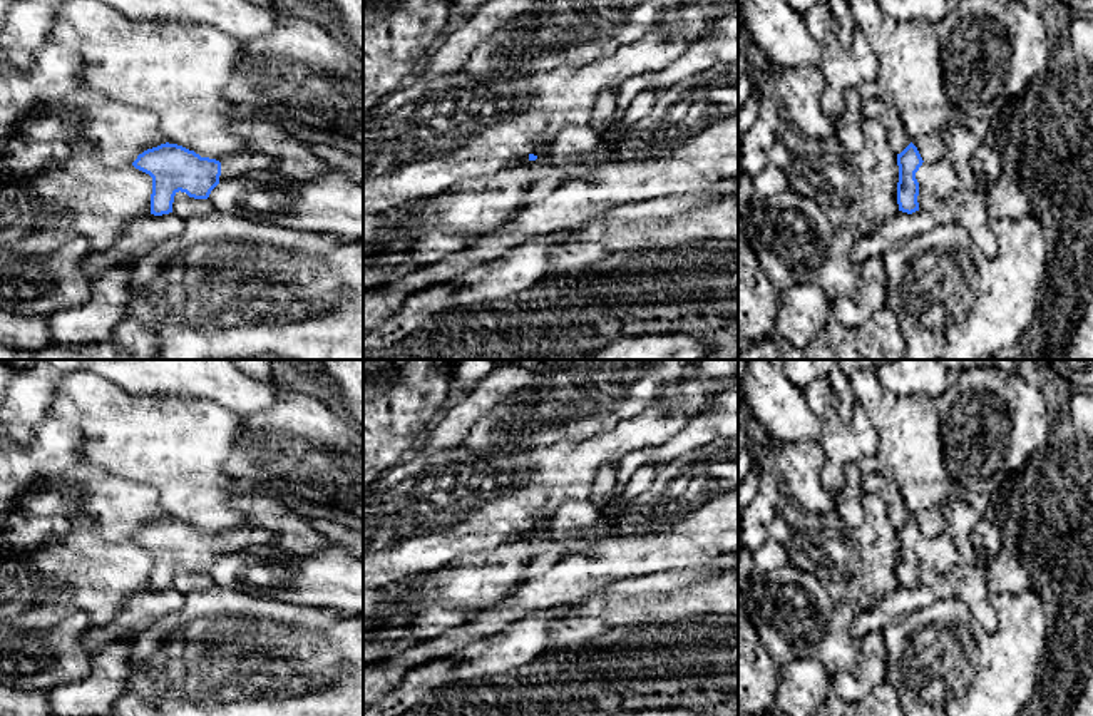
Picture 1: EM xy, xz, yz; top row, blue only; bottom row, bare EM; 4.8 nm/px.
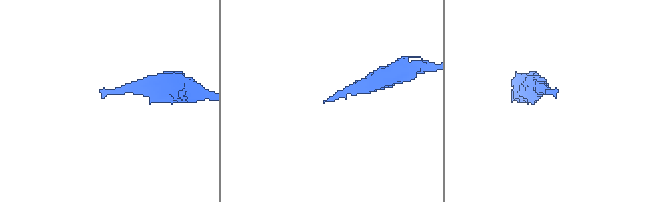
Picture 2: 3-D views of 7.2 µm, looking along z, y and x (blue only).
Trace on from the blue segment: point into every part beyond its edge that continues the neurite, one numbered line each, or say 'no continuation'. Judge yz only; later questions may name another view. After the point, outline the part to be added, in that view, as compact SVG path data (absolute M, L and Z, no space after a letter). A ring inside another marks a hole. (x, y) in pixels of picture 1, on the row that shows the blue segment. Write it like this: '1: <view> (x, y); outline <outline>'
1: yz (939, 179); outline M947 157L936 162L922 162L916 172L919 191L946 201L954 191L961 187L959 176Z

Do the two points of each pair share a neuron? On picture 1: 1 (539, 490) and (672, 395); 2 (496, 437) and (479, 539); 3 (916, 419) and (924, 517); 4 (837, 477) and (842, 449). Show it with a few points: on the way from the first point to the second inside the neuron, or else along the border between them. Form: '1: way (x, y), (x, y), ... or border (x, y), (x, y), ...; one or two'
1: border (687, 378), (680, 397), (668, 409), (655, 404); two
2: border (531, 449), (477, 457); two
3: way (916, 444), (916, 467), (923, 479), (923, 492); one
4: way (837, 470), (837, 455); one

